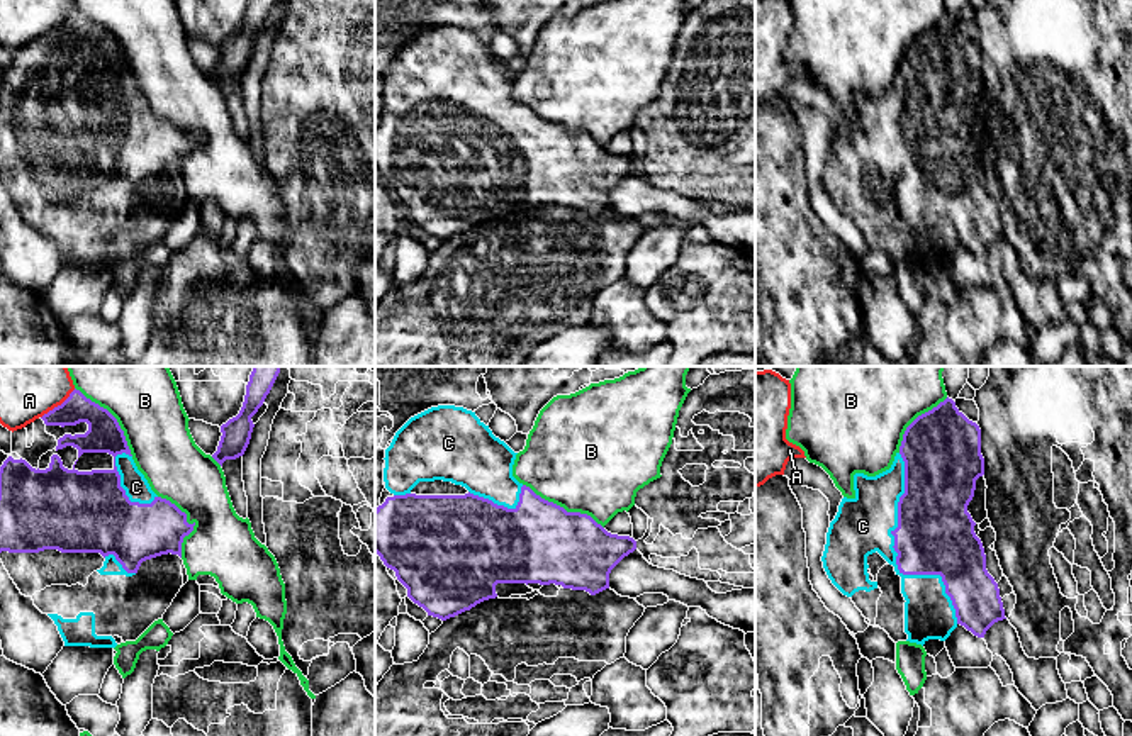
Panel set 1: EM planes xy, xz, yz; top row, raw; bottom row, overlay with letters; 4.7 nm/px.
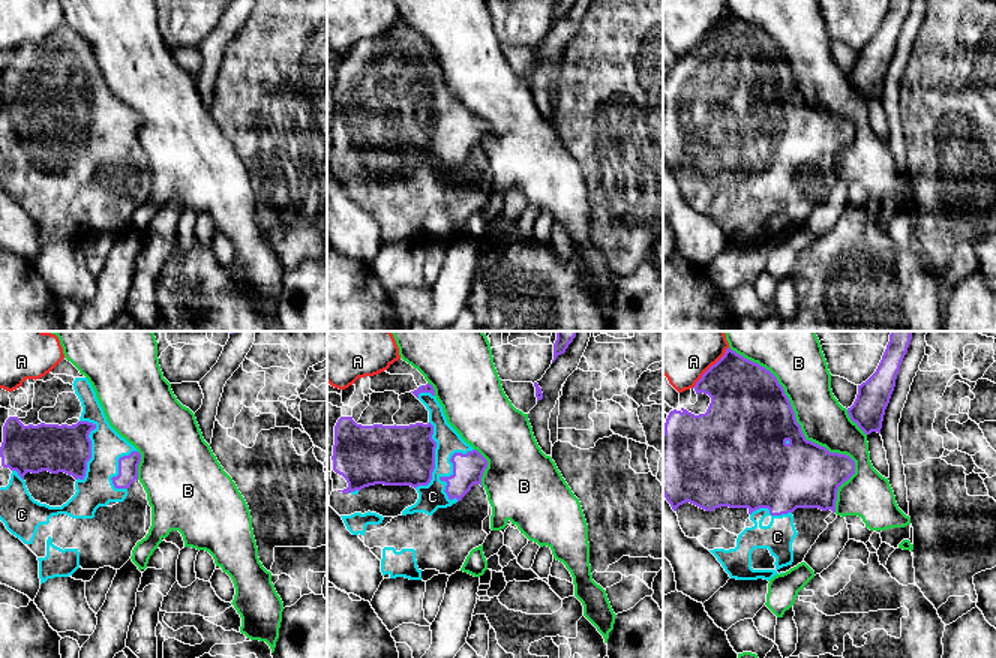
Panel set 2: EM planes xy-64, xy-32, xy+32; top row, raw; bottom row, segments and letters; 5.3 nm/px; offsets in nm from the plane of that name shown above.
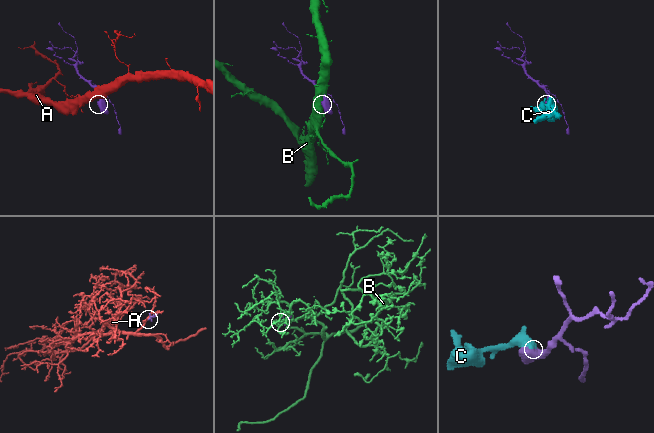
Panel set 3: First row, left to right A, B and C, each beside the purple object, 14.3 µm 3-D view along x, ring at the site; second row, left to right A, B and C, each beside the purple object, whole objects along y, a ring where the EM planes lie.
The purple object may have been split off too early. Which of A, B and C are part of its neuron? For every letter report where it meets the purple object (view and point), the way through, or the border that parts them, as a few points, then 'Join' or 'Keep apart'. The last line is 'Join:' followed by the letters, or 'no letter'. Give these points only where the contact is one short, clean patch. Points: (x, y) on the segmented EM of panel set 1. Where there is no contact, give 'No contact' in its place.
A: Touches purple at xy (58, 406). Boundary: xy (75, 389), (41, 418). Keep apart
B: Touches purple at xz (562, 507). Keep apart
C: Touches purple at yz (898, 555). Join
Join: C

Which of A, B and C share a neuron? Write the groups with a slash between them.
A / B / C

